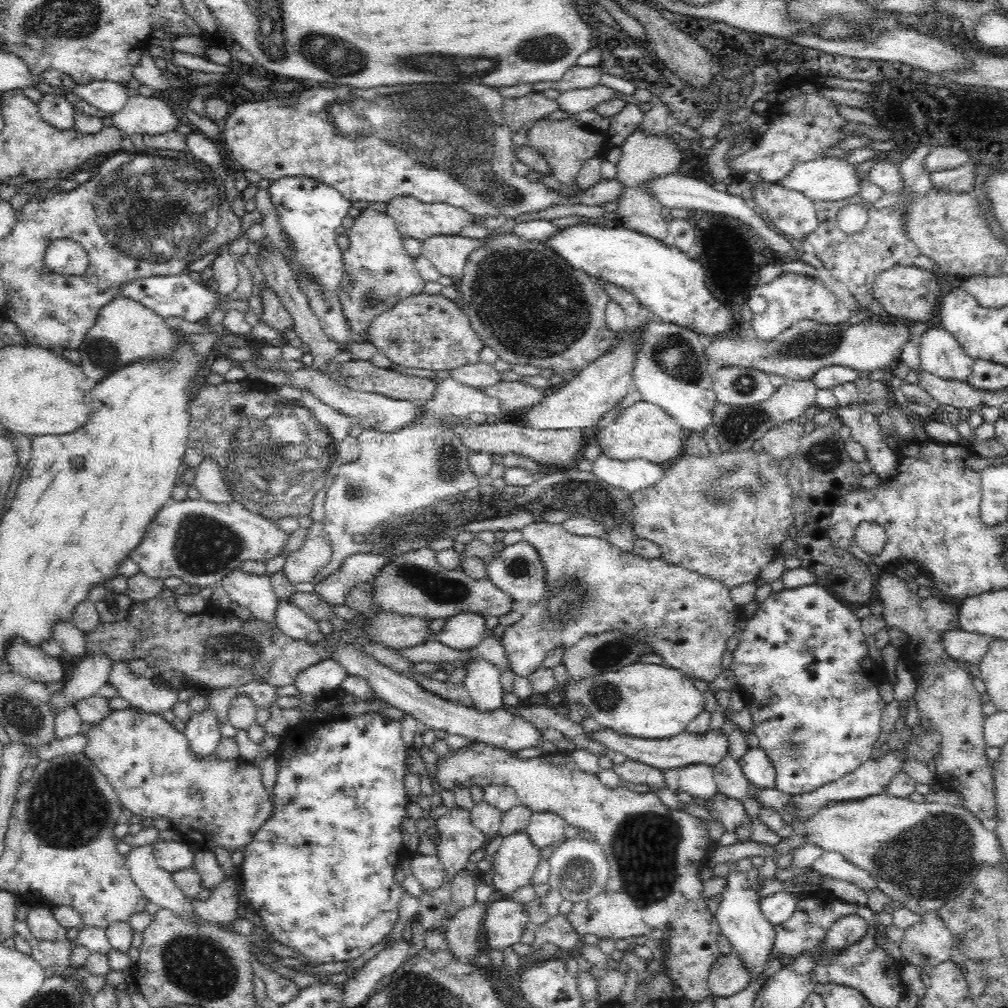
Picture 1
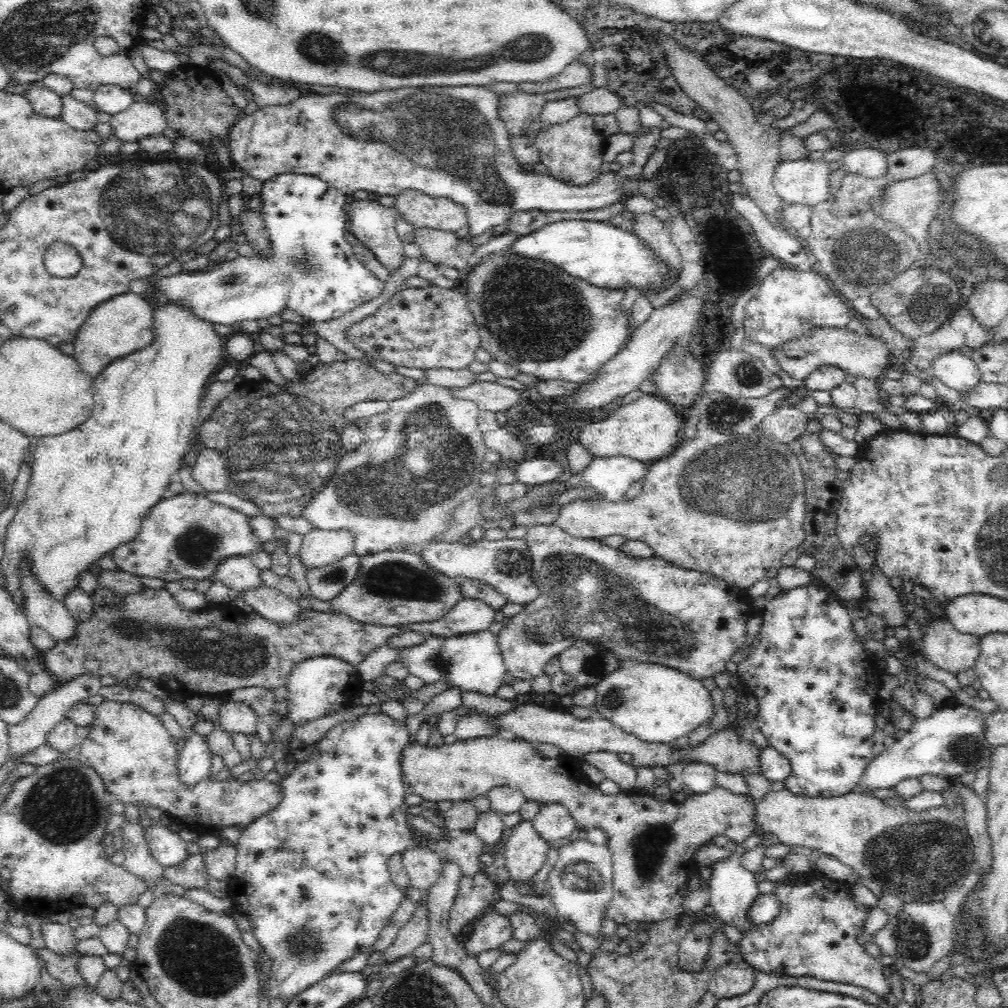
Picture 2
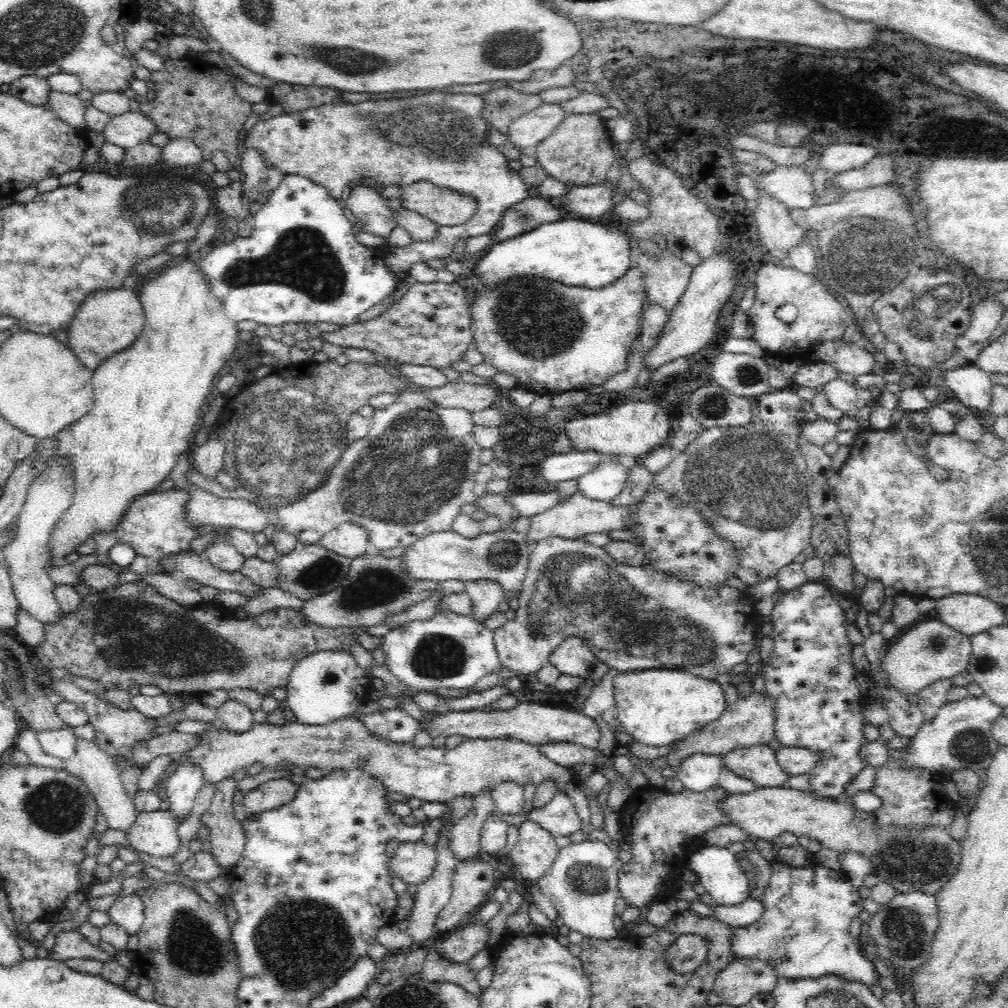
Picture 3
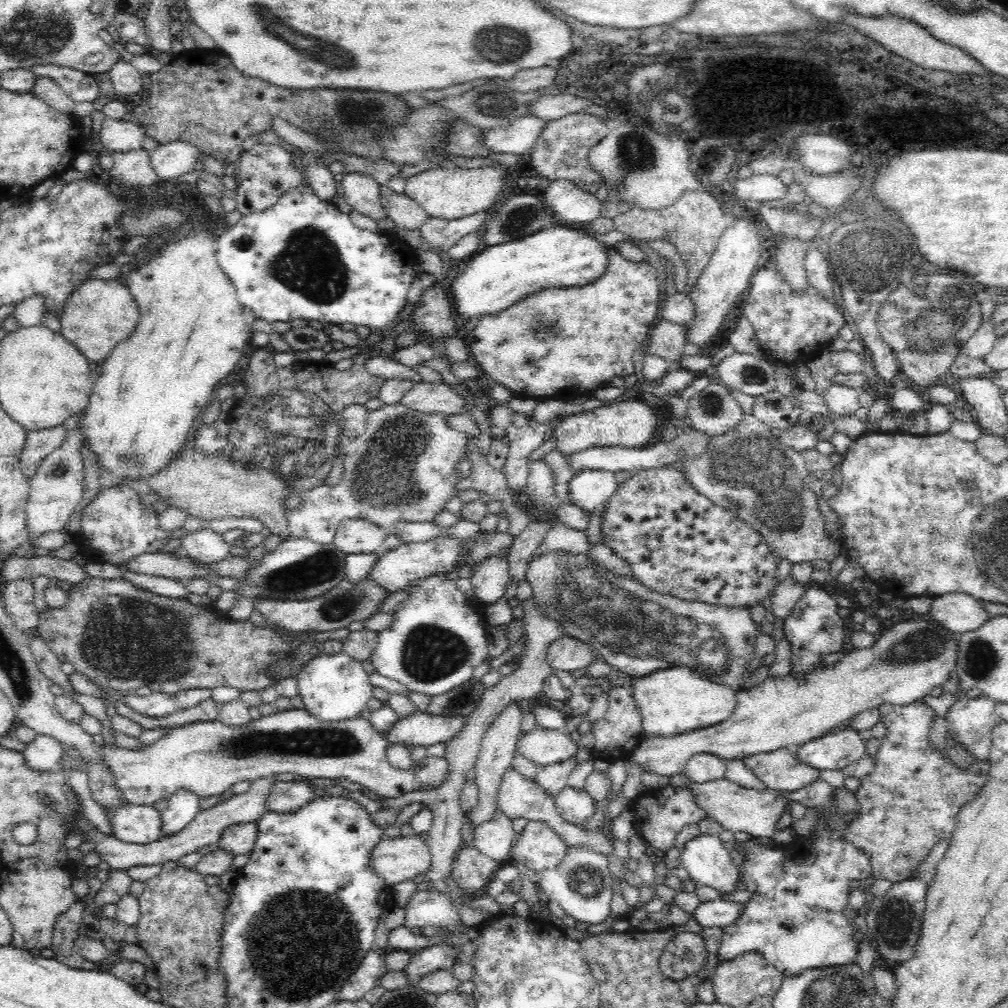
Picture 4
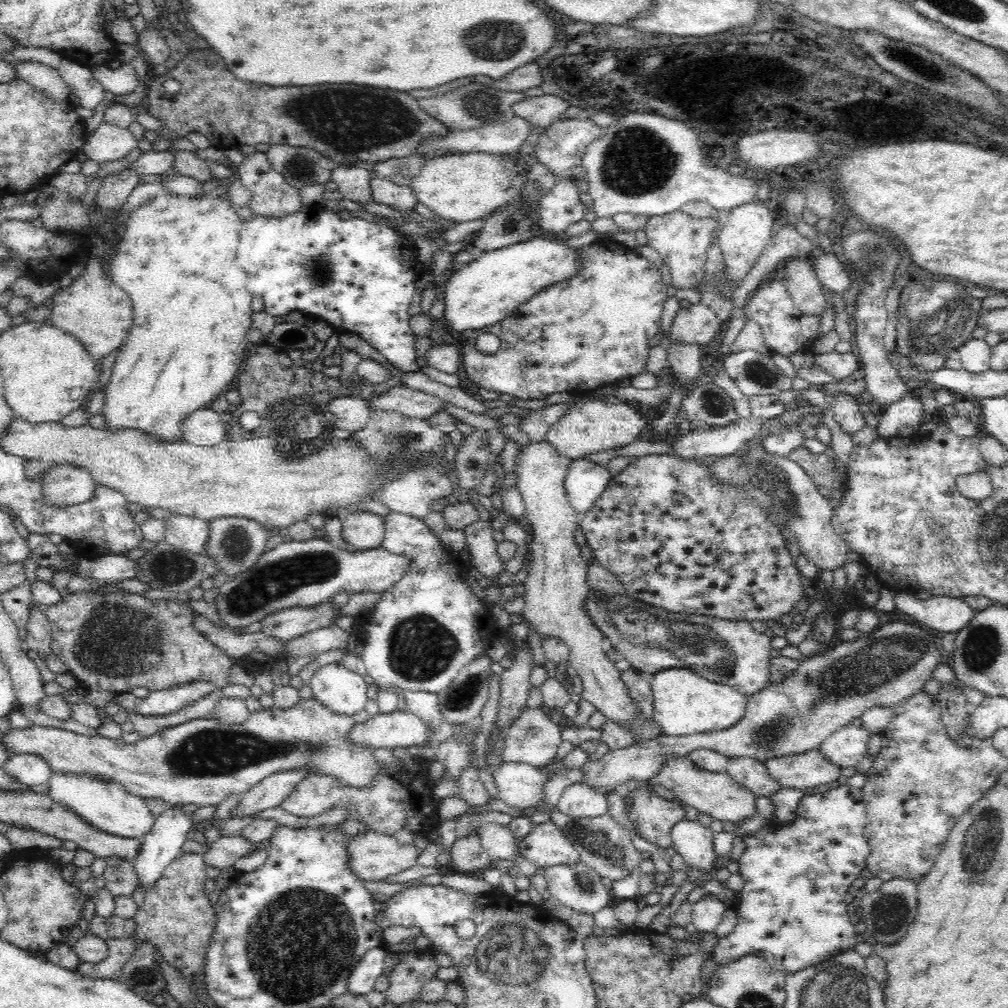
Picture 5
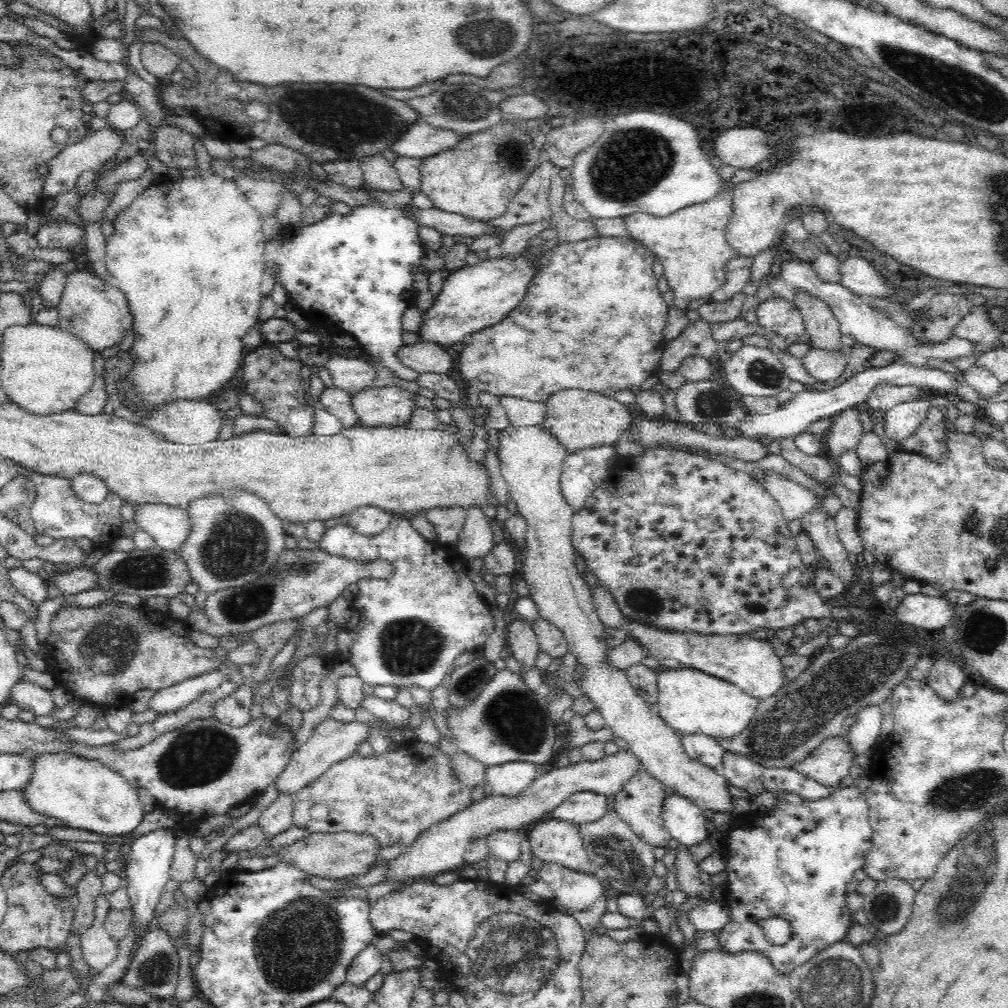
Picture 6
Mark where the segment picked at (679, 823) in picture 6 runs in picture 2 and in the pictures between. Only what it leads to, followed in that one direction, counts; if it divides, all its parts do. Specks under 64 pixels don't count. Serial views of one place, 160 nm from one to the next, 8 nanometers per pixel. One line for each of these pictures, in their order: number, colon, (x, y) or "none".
2: (732, 890)
3: (717, 869)
4: (707, 860)
5: (692, 840)

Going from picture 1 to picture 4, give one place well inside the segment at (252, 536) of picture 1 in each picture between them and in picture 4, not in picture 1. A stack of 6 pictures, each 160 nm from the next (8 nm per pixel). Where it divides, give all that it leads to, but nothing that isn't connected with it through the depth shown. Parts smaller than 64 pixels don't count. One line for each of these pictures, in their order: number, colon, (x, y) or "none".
2: (184, 536)
3: (153, 525)
4: (114, 519)

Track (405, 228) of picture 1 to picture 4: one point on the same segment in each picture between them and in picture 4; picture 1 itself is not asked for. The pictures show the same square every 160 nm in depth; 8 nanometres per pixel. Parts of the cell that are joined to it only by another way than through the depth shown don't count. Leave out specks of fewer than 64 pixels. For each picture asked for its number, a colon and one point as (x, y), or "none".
2: (418, 209)
3: (445, 207)
4: (450, 193)

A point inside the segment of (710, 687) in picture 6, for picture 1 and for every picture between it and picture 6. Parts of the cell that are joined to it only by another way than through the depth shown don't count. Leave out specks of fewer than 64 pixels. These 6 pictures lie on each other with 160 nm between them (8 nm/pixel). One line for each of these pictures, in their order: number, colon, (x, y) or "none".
1: (648, 701)
2: (658, 705)
3: (658, 707)
4: (674, 701)
5: (685, 704)

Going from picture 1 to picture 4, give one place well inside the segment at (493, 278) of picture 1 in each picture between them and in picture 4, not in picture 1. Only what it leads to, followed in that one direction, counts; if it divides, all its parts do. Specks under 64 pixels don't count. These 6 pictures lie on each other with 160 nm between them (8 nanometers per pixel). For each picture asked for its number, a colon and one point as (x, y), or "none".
2: (529, 314)
3: (551, 344)
4: (565, 343)

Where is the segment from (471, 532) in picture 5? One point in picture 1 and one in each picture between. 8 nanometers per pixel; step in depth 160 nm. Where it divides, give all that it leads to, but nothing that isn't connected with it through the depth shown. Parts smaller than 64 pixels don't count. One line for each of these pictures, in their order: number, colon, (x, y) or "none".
1: (463, 631)
2: (470, 615)
3: (486, 595)
4: (489, 578)

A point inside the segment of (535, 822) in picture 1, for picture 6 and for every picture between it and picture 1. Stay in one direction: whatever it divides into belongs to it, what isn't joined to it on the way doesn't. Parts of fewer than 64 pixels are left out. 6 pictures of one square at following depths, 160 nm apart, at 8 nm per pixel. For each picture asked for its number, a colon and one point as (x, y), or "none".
2: (553, 821)
3: (559, 817)
4: (574, 805)
5: (577, 801)
6: (585, 807)

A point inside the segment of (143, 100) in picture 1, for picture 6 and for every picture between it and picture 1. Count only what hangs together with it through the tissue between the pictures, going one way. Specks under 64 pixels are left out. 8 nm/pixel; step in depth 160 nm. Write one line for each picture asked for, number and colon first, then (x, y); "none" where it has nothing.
2: (146, 119)
3: (128, 130)
4: (116, 136)
5: (108, 142)
6: (99, 147)

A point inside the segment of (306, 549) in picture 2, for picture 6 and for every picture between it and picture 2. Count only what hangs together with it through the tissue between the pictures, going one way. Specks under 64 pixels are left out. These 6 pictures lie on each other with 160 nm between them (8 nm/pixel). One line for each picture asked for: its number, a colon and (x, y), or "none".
3: (351, 540)
4: (354, 535)
5: (363, 530)
6: (370, 520)

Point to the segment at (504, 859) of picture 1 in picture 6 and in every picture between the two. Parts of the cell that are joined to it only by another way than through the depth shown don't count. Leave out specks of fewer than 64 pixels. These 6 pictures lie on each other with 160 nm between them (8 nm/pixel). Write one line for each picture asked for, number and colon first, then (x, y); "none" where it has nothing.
2: (526, 851)
3: (535, 850)
4: (538, 847)
5: (546, 845)
6: (552, 840)

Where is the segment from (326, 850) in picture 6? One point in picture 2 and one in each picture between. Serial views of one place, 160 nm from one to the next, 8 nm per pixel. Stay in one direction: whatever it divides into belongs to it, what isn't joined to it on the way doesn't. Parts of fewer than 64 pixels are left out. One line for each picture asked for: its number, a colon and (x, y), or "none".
2: (424, 867)
3: (413, 862)
4: (394, 860)
5: (371, 856)

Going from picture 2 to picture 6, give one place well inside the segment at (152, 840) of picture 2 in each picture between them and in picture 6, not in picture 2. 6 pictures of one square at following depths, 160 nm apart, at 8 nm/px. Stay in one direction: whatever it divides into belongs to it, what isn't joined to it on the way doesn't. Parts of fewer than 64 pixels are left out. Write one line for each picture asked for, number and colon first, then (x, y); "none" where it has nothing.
3: (155, 832)
4: (135, 823)
5: (105, 805)
6: (82, 793)

